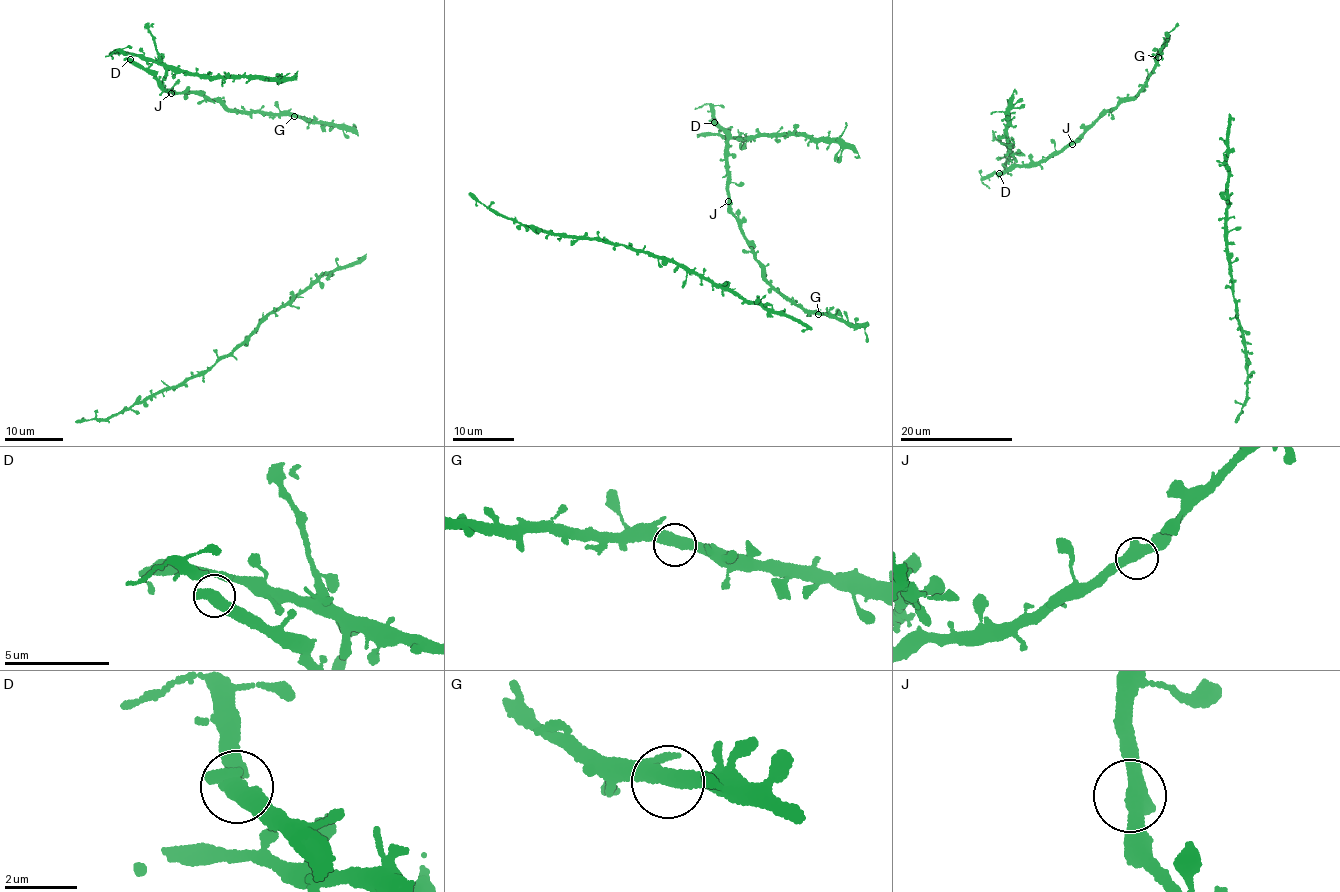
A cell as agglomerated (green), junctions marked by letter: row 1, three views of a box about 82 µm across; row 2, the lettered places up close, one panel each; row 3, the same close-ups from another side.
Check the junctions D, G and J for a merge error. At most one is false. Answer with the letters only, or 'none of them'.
none of them

